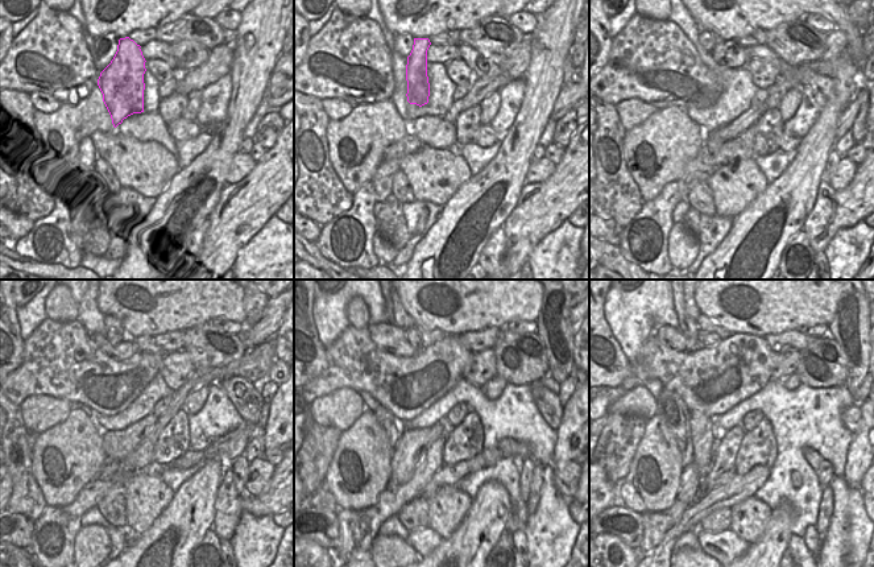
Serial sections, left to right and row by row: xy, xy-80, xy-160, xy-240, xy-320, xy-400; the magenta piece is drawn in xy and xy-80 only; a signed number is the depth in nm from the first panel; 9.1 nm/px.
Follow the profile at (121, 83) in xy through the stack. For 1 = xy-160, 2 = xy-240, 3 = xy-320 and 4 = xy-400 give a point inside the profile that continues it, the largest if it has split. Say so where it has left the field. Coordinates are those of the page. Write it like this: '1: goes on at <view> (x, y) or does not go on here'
1: goes on at xy-160 (717, 40)
2: goes on at xy-240 (111, 322)
3: goes on at xy-320 (401, 318)
4: goes on at xy-400 (691, 307)

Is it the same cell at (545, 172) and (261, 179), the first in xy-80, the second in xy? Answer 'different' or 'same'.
different

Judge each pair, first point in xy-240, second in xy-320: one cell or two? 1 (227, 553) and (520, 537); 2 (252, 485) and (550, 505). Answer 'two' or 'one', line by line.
1: one
2: two

